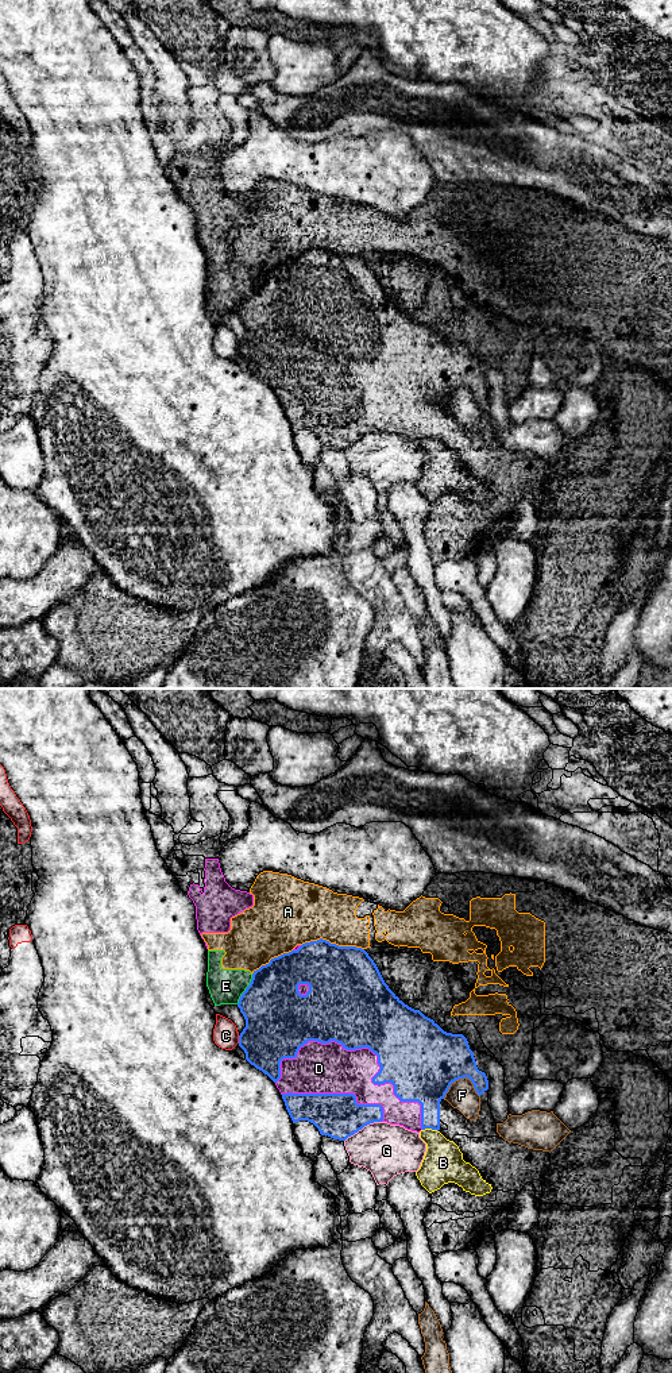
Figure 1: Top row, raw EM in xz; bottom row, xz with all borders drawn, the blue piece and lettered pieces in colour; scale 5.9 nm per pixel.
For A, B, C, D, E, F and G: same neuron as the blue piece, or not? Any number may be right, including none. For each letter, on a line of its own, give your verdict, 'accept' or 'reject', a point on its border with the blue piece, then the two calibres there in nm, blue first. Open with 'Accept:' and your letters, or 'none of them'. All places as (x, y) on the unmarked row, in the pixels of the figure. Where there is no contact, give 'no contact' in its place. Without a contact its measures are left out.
Accept: D
A: reject | xz (332, 253) | 440/360 nm
B: reject | xz (431, 436) | 220/240 nm
C: reject | xz (239, 348) | 380/160 nm
D: accept | xz (378, 366) | 440/280 nm
E: reject | xz (246, 299) | 380/200 nm
F: reject | xz (460, 386) | 440/170 nm
G: reject | xz (362, 436) | 280/320 nm

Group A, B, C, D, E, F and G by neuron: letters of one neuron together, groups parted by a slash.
A E / B / C / D / F / G

